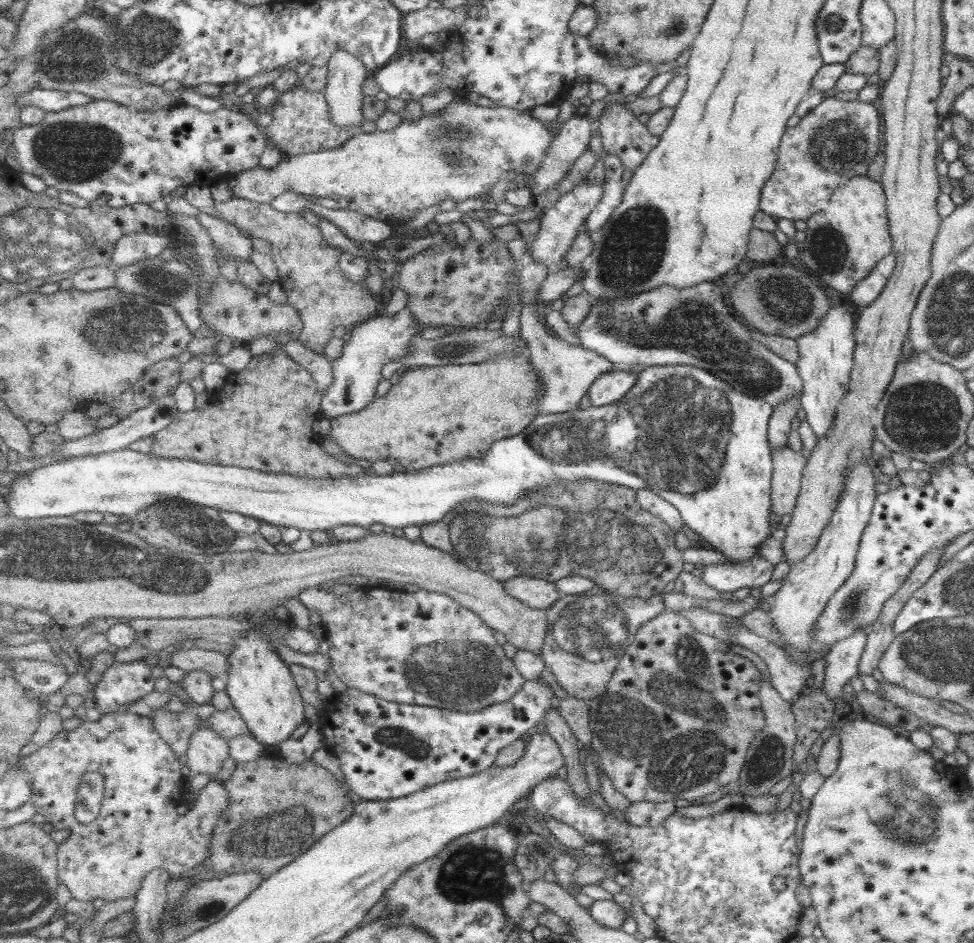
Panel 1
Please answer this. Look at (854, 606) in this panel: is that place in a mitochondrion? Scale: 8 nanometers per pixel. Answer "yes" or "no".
yes

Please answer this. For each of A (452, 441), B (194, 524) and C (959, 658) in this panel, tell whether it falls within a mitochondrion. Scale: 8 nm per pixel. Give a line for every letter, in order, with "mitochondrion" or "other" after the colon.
A: other
B: mitochondrion
C: mitochondrion

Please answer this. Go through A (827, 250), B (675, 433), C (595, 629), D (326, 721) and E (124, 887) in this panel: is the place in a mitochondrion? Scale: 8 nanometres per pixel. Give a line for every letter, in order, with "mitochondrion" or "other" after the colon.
A: mitochondrion
B: mitochondrion
C: mitochondrion
D: other
E: other

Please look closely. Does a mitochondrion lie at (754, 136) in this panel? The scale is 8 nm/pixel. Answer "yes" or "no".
no

